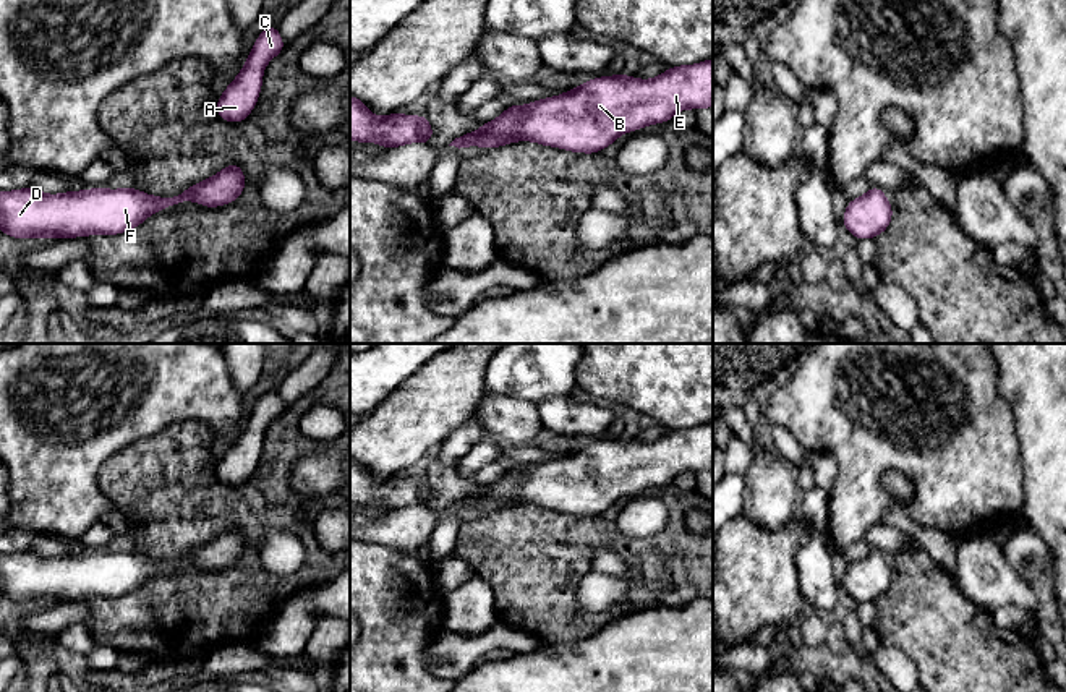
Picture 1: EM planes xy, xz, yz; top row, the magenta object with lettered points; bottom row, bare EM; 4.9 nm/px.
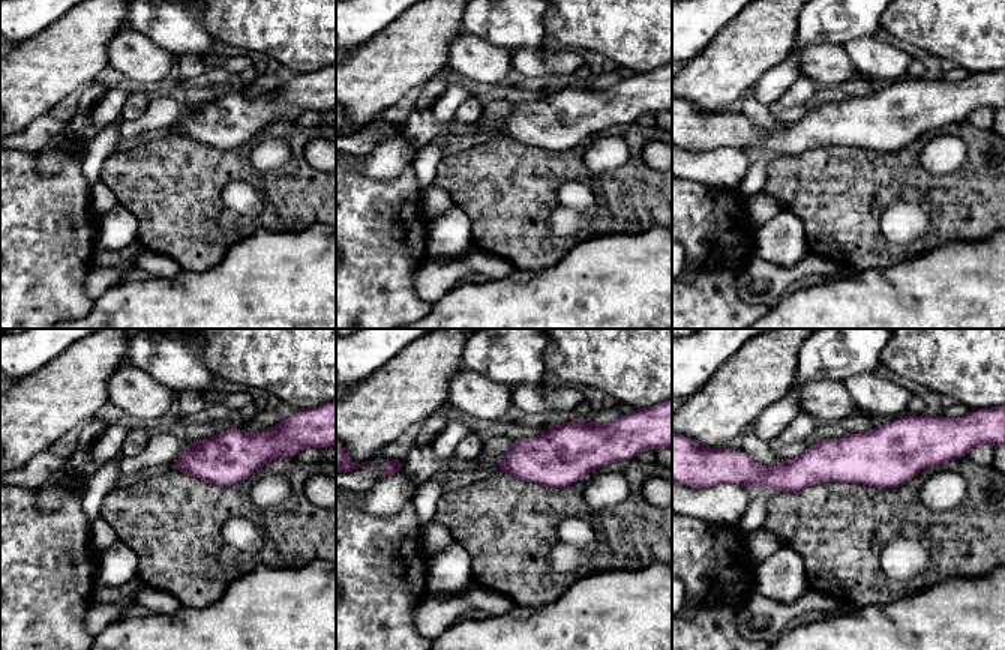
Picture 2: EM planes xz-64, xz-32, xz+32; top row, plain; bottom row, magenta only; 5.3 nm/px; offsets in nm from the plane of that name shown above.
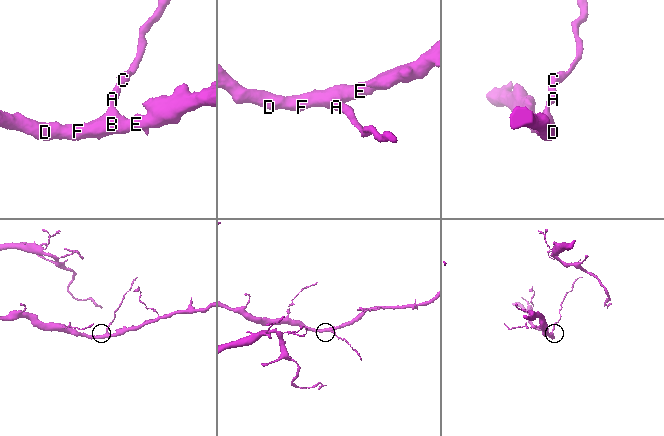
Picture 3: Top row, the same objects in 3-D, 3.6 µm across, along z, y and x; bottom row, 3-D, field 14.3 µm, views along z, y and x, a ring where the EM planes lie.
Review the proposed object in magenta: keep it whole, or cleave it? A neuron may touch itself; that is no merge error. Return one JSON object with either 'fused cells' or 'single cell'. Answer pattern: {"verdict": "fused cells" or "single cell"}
{"verdict": "single cell"}

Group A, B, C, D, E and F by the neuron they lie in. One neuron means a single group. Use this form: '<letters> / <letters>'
A B C D E F

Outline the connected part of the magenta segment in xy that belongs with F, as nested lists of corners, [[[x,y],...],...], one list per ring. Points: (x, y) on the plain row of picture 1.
[[[232,527],[173,561],[151,559],[136,551],[100,549],[60,557],[45,557],[29,549],[0,554],[0,595],[13,601],[118,598],[183,564],[206,570],[225,569],[240,561],[245,545],[240,528]]]

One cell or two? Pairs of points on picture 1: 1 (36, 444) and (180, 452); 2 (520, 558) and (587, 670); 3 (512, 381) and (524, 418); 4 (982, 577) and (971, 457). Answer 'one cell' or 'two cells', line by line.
1: two cells
2: two cells
3: two cells
4: two cells

